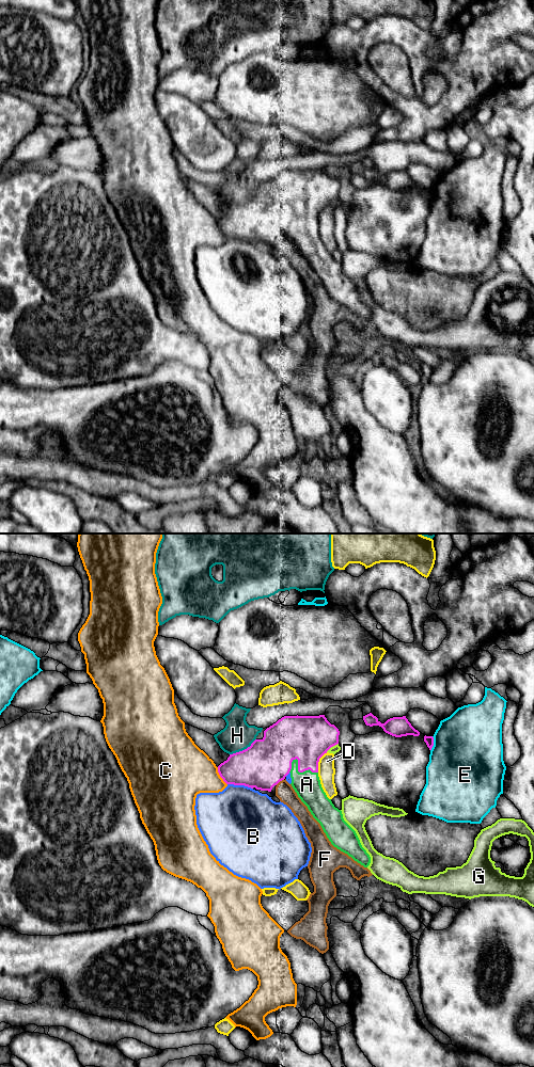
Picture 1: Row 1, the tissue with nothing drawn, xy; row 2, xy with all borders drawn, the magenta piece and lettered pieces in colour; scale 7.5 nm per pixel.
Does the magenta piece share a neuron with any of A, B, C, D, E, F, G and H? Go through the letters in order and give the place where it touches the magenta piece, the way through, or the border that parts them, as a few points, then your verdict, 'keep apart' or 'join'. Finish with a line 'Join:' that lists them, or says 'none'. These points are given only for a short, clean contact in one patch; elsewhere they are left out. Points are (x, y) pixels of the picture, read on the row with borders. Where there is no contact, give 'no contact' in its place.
A: contact xy (298, 767); way xy (266, 762), (296, 759), (298, 767), (307, 784); join
B: contact xy (240, 784); keep apart
C: contact xy (220, 776); keep apart
D: contact xy (318, 761); keep apart
E: contact xy (433, 744); keep apart
F: contact xy (279, 781); keep apart
G: contact xy (331, 746); keep apart
H: contact xy (242, 750); keep apart
Join: A

